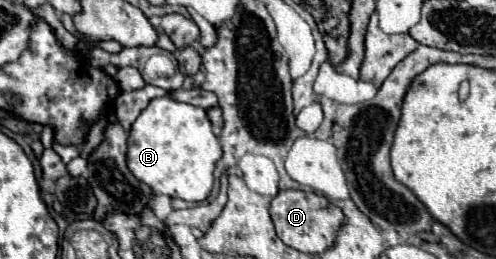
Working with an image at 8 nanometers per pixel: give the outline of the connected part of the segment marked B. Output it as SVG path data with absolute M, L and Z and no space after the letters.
M160 97L152 99L150 105L138 115L138 119L132 123L128 133L128 151L126 151L126 163L132 175L150 185L152 193L156 195L168 195L168 197L180 197L184 201L202 201L208 197L212 189L212 171L214 163L222 157L222 149L218 143L218 137L212 133L212 125L206 117L206 111L194 105L178 103L172 97Z

